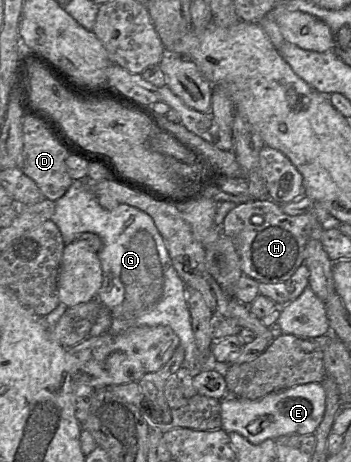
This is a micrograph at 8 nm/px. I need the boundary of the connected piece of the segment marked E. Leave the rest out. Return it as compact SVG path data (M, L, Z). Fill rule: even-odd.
M311 382L271 393L255 401L228 396L220 400L222 427L227 433L238 433L251 444L286 435L315 434L326 409L326 391L321 383Z

